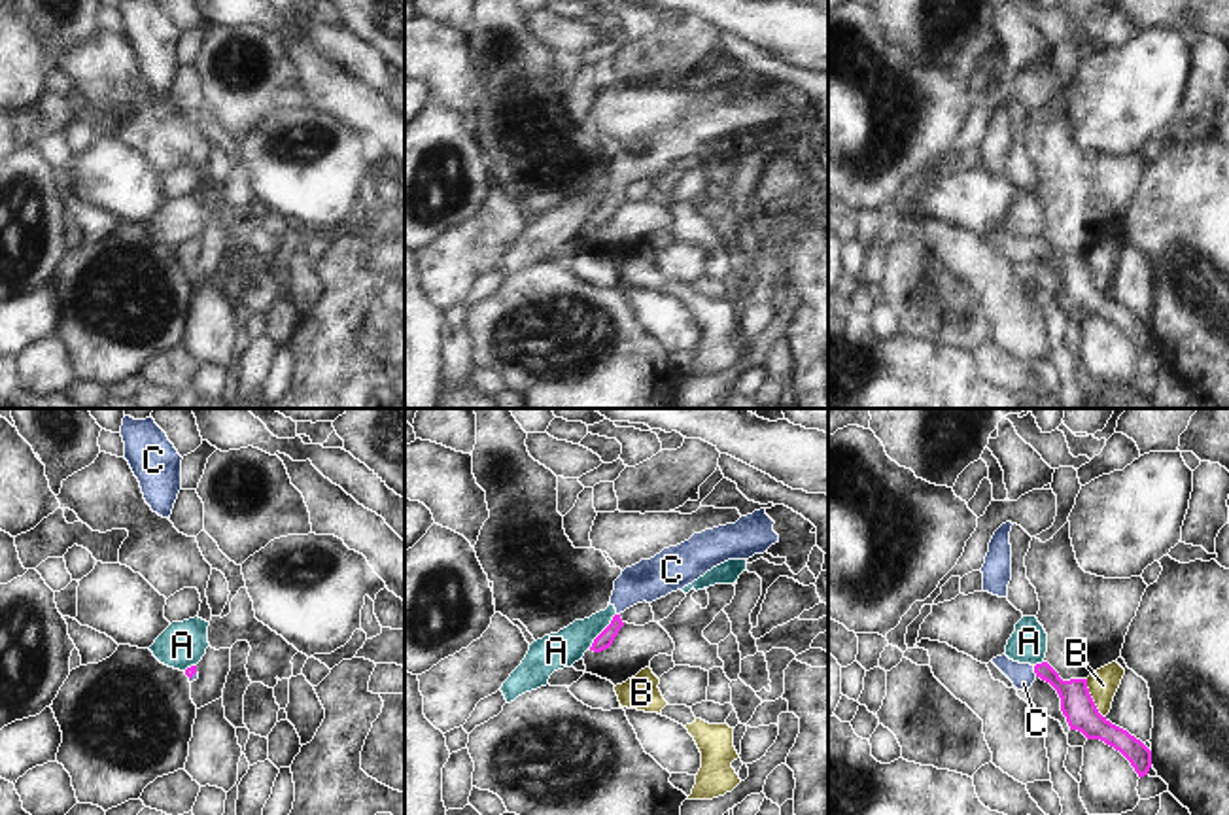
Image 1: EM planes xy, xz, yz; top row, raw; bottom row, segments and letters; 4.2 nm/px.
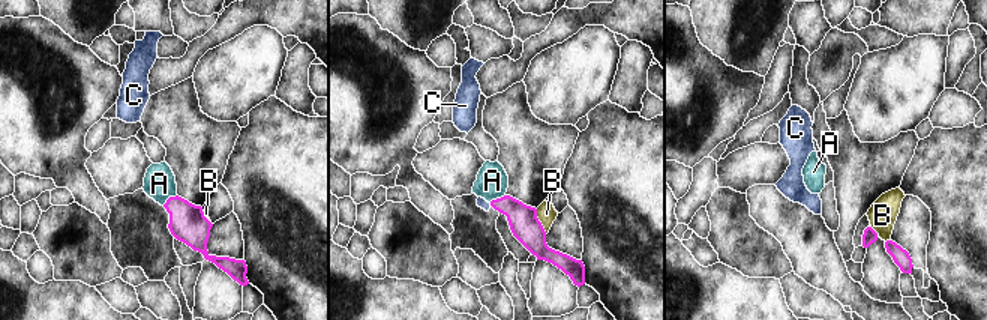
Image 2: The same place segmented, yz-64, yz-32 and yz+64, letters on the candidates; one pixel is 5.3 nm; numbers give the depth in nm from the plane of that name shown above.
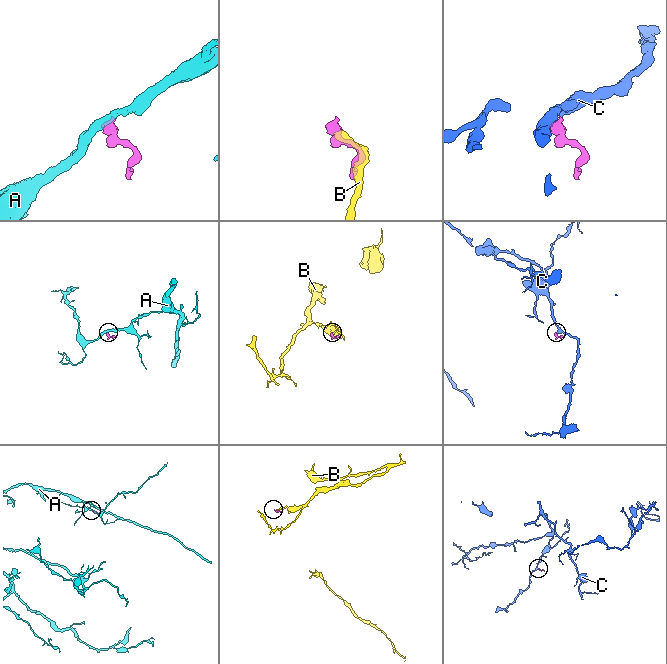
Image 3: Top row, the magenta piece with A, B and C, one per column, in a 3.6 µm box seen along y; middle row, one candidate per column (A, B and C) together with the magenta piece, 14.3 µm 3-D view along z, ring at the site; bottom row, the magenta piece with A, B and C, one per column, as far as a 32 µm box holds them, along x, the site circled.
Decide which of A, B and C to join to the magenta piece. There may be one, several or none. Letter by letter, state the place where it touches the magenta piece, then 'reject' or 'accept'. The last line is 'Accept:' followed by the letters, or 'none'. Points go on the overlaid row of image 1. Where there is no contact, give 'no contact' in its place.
A: meets magenta in xz at (604, 630); reject
B: meets magenta in yz at (1091, 698); reject
C: meets magenta in yz at (1035, 672); accept
Accept: C

